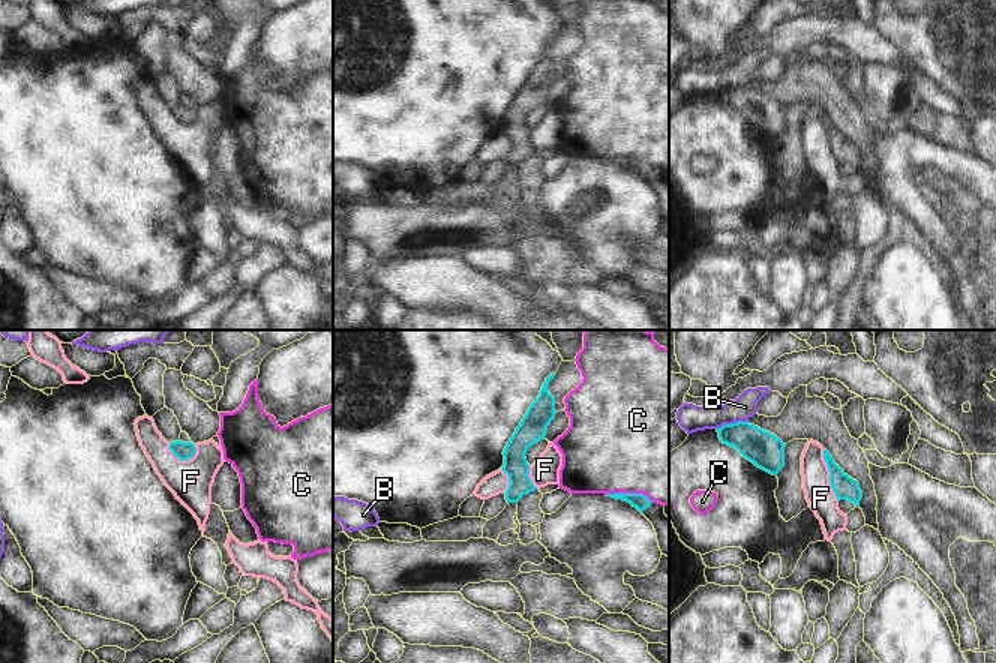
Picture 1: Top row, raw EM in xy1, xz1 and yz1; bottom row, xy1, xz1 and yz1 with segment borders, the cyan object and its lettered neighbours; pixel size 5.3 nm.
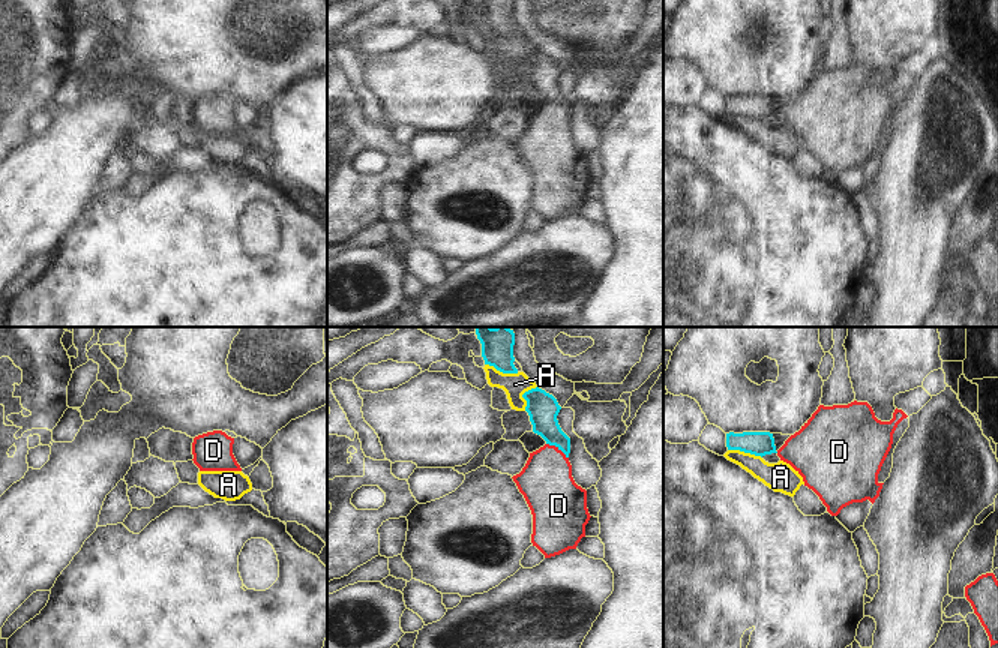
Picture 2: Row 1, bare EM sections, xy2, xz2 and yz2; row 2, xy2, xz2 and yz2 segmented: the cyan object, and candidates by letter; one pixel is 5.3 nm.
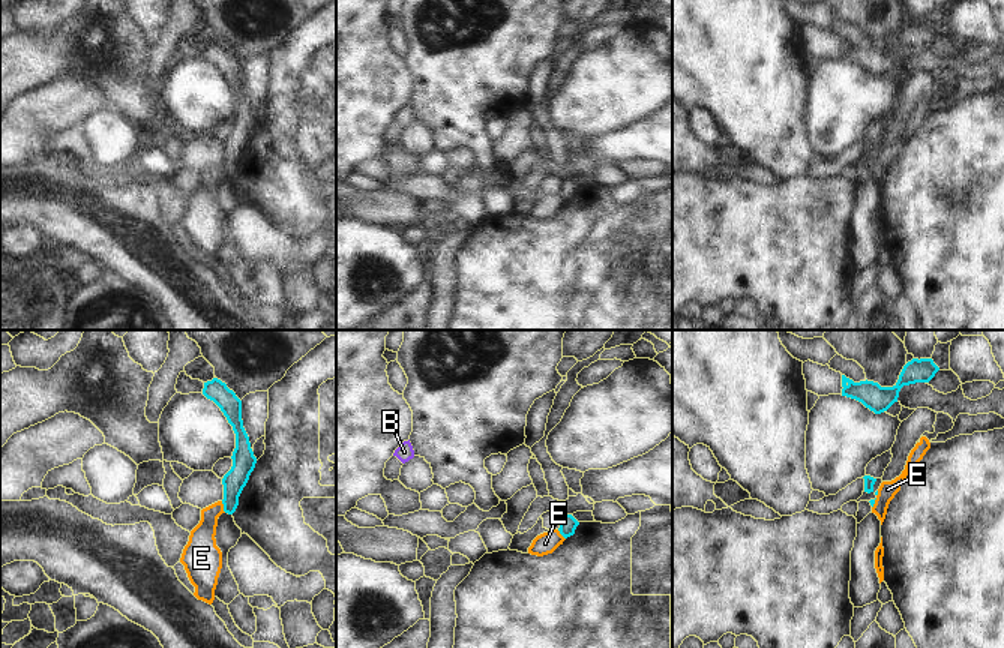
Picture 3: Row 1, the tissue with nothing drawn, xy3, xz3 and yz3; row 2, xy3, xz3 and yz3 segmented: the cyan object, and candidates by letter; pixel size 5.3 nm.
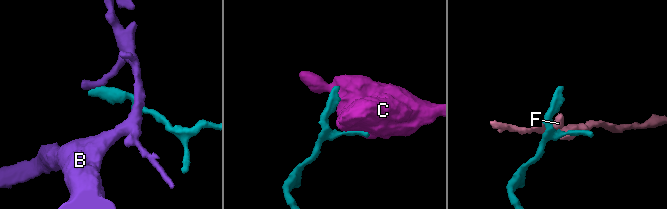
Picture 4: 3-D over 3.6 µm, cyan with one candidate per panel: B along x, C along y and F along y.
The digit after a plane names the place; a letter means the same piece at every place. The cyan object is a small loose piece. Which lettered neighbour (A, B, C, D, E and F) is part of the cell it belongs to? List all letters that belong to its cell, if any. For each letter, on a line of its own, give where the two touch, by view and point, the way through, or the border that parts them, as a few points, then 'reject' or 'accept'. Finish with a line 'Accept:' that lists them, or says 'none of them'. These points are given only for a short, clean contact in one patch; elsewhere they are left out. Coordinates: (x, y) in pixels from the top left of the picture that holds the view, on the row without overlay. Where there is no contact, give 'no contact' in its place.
A: contact yz2 (745, 116); reject
B: contact yz1 (732, 87); border yz1 (747, 84), (725, 87), (717, 93); reject
C: contact xz1 (629, 158); border xz1 (606, 158), (641, 156), (650, 165); reject
D: contact xz2 (557, 110); way xz2 (542, 71), (544, 86), (557, 110), (548, 132), (547, 147); accept
E: contact xy3 (224, 171); border xy3 (221, 165), (225, 176); reject
F: contact yz1 (830, 138); border yz1 (824, 113), (828, 146), (839, 164); reject
Accept: D

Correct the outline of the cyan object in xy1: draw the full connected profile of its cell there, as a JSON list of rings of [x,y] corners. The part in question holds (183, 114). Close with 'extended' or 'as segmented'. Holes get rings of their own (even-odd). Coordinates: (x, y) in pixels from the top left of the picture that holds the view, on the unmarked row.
[[[174,105],[170,108],[170,114],[172,116],[172,118],[176,122],[178,122],[180,124],[189,124],[195,120],[196,117],[196,111],[194,106],[183,106],[183,105]]]; as segmented

